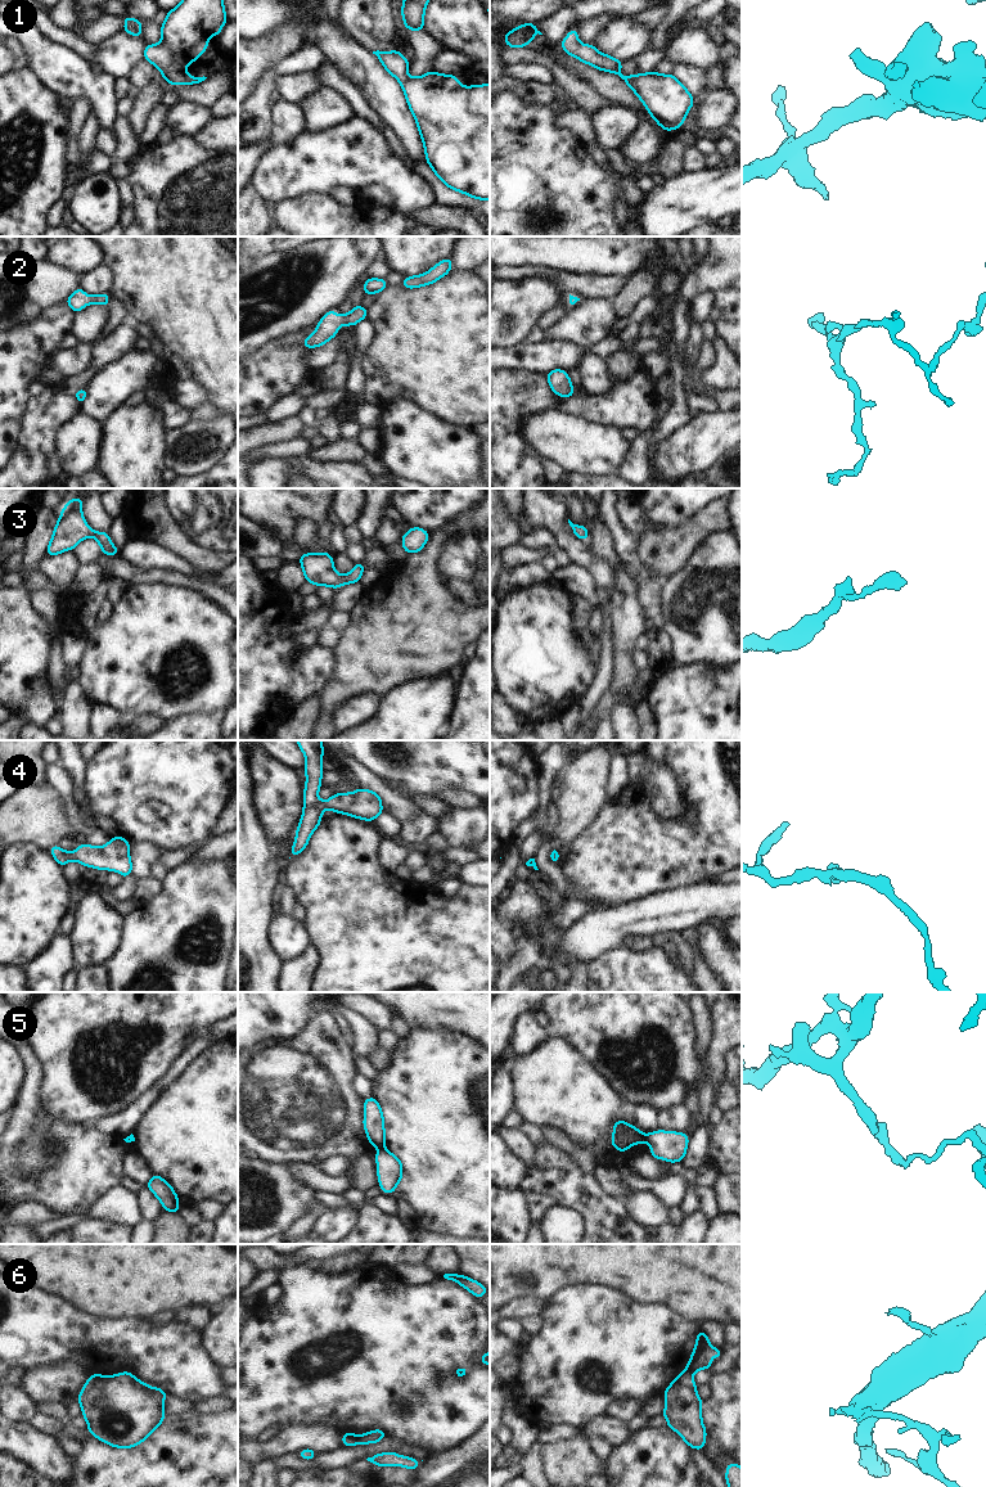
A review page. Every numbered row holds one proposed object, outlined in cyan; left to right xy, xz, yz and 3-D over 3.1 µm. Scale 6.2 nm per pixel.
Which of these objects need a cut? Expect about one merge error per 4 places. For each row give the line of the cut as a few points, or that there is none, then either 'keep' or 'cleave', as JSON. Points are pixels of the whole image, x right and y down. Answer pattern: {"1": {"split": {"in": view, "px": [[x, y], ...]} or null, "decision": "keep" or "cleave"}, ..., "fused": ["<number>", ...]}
{"1": {"split": null, "decision": "keep"}, "2": {"split": null, "decision": "keep"}, "3": {"split": null, "decision": "keep"}, "4": {"split": null, "decision": "keep"}, "5": {"split": {"in": "yz", "px": [[645, 1135], [647, 1140]]}, "decision": "cleave"}, "6": {"split": {"in": "yz", "px": [[690, 1373], [681, 1374]]}, "decision": "cleave"}, "fused": ["5", "6"]}

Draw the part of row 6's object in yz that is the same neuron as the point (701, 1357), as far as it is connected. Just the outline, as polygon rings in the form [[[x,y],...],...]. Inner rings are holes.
[[[699,1330],[697,1333],[697,1343],[694,1346],[694,1351],[690,1356],[686,1369],[683,1373],[693,1374],[698,1370],[710,1369],[712,1366],[712,1356],[716,1355],[717,1360],[720,1360],[722,1352],[724,1349],[716,1349],[715,1347],[712,1347],[710,1344],[707,1334],[703,1330]]]

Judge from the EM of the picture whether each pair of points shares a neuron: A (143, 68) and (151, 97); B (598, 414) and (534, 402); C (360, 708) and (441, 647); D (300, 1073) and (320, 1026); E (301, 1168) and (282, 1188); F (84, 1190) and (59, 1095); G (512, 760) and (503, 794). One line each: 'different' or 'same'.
A: different
B: different
C: different
D: same
E: different
F: different
G: same

